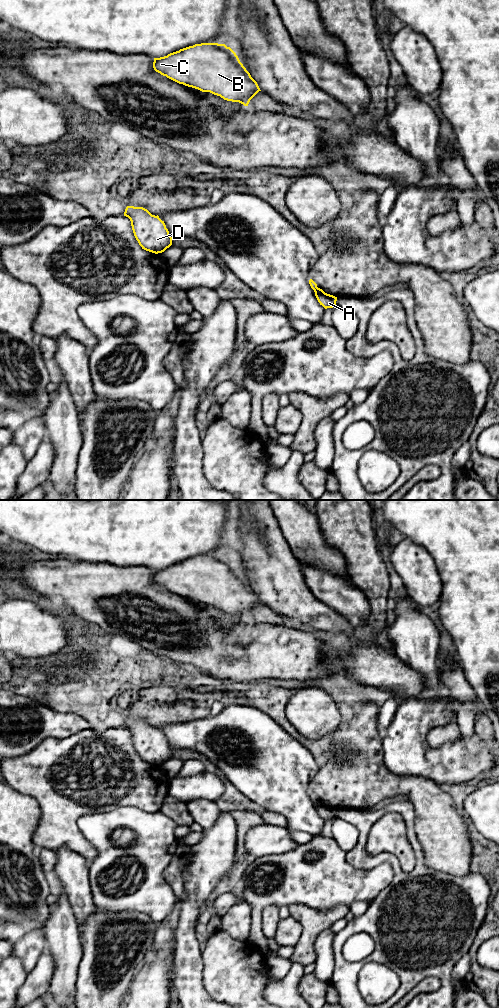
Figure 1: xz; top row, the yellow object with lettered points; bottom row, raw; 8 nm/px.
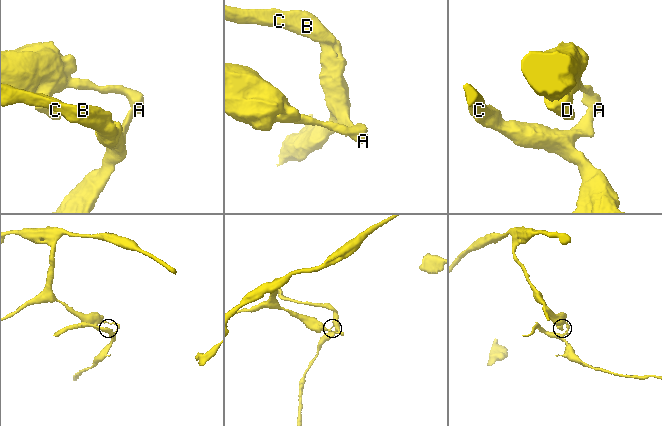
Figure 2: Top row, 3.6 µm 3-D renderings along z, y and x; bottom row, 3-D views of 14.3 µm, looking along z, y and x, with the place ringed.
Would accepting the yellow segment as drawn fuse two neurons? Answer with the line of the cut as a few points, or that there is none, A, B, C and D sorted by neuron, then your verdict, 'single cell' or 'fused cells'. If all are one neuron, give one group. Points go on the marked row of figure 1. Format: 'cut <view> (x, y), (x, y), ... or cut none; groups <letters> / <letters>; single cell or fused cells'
cut xz (317, 287), (314, 291); groups A D / B C; fused cells

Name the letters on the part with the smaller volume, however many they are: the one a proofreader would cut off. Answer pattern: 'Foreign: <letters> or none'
Foreign: B, C

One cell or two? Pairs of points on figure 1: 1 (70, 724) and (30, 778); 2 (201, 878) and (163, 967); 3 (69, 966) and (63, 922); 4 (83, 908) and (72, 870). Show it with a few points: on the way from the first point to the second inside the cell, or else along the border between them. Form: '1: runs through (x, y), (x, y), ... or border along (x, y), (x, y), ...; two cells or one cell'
1: border along (82, 729), (64, 737), (45, 737), (38, 744); two cells
2: border along (175, 929), (175, 949), (172, 964); two cells
3: runs through (67, 955), (63, 933); one cell
4: runs through (81, 899), (73, 879); one cell

